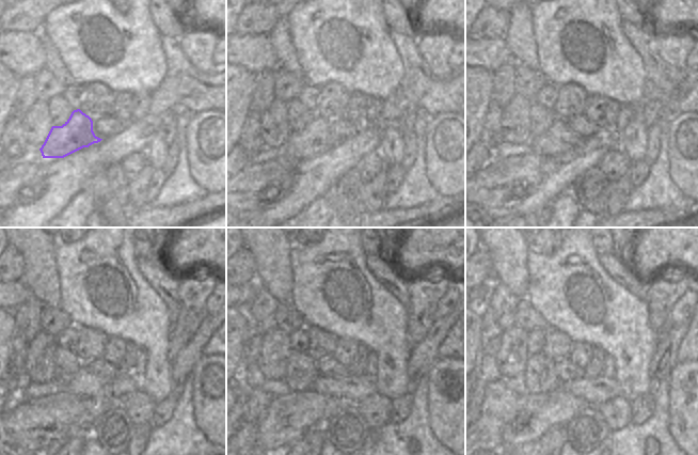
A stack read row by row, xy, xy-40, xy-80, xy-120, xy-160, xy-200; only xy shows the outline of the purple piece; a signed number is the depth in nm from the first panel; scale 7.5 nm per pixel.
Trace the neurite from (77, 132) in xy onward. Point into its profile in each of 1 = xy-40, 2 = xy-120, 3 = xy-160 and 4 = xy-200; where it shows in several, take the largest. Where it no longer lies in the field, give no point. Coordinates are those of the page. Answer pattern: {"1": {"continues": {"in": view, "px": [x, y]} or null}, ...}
{"1": {"continues": {"in": "xy-40", "px": [316, 138]}}, "2": {"continues": {"in": "xy-120", "px": [84, 383]}}, "3": {"continues": {"in": "xy-160", "px": [352, 389]}}, "4": {"continues": {"in": "xy-200", "px": [595, 391]}}}

